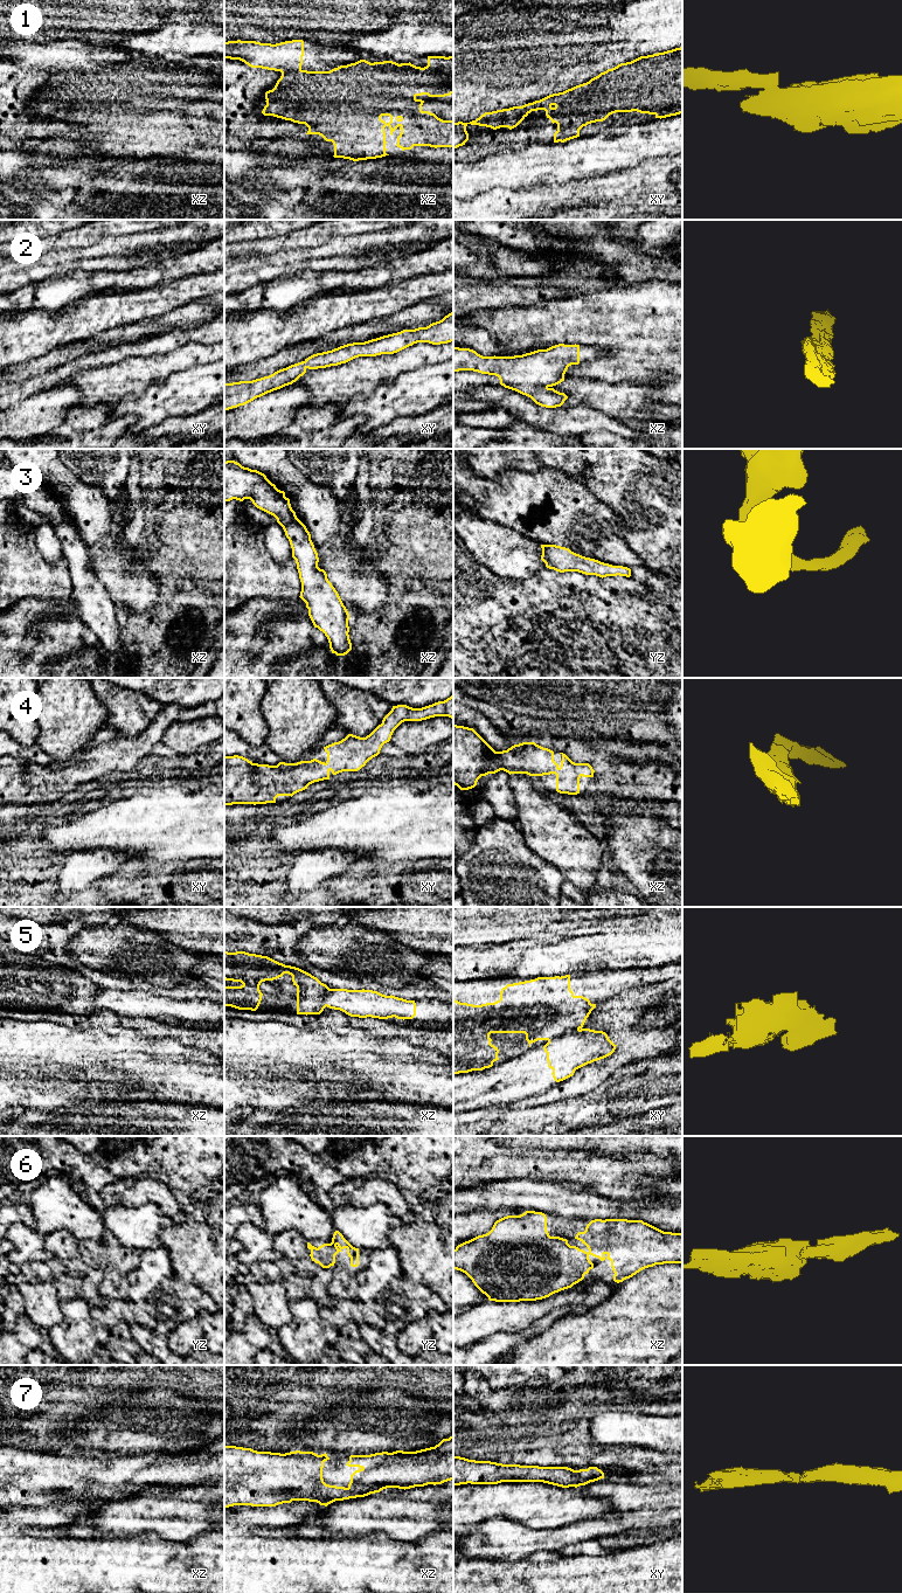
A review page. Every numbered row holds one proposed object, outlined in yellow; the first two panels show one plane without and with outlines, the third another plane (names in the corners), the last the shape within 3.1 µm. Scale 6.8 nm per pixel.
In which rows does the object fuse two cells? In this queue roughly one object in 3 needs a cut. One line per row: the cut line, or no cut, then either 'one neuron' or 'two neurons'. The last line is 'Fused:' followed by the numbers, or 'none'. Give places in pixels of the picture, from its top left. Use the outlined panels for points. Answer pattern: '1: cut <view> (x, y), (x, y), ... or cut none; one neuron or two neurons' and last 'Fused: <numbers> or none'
1: cut xz (300, 69), (282, 73); two neurons
2: cut none; one neuron
3: cut none; one neuron
4: cut none; one neuron
5: cut xy (578, 1029), (548, 1041); two neurons
6: cut none; one neuron
7: cut none; one neuron
Fused: 1, 5

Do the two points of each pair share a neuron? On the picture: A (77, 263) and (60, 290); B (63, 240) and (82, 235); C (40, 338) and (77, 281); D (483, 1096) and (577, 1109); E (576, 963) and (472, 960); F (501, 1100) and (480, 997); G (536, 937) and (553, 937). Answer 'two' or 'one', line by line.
A: two
B: one
C: two
D: two
E: one
F: two
G: one

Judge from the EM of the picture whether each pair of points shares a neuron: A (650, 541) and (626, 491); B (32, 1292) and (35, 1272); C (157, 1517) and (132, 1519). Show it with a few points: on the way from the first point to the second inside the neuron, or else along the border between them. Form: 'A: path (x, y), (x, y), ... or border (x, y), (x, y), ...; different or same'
A: path (650, 528), (650, 514), (639, 504); same
B: border (49, 1280), (27, 1282); different
C: path (151, 1517), (138, 1518); same

